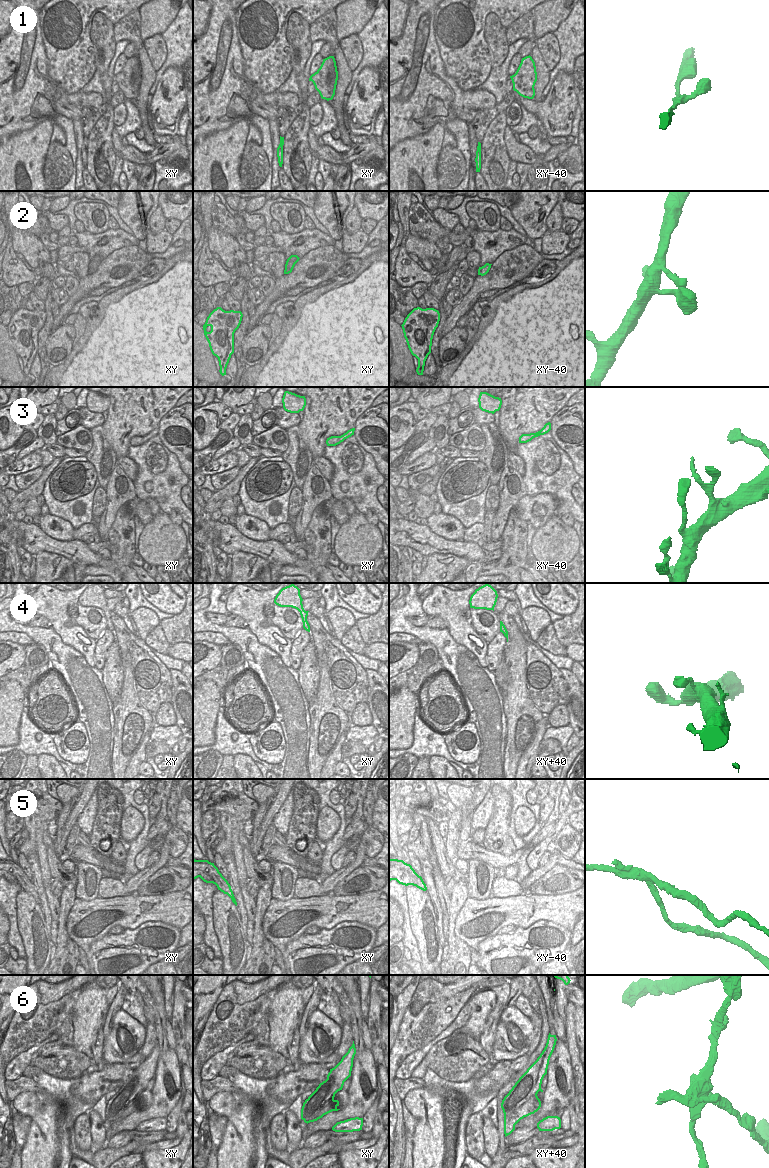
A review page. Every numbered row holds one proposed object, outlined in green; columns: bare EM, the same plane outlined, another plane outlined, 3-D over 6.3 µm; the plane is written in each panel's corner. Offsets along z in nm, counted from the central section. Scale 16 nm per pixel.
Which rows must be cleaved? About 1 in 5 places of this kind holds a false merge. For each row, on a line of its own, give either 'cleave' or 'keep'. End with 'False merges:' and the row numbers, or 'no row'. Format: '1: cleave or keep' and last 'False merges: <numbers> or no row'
1: keep
2: keep
3: keep
4: keep
5: cleave
6: cleave
False merges: 5, 6

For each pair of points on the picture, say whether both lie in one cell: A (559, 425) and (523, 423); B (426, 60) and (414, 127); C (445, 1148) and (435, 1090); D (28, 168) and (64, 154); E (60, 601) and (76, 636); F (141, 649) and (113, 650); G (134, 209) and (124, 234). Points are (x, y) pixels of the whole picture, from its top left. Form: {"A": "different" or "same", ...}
{"A": "different", "B": "same", "C": "same", "D": "different", "E": "same", "F": "different", "G": "different"}

